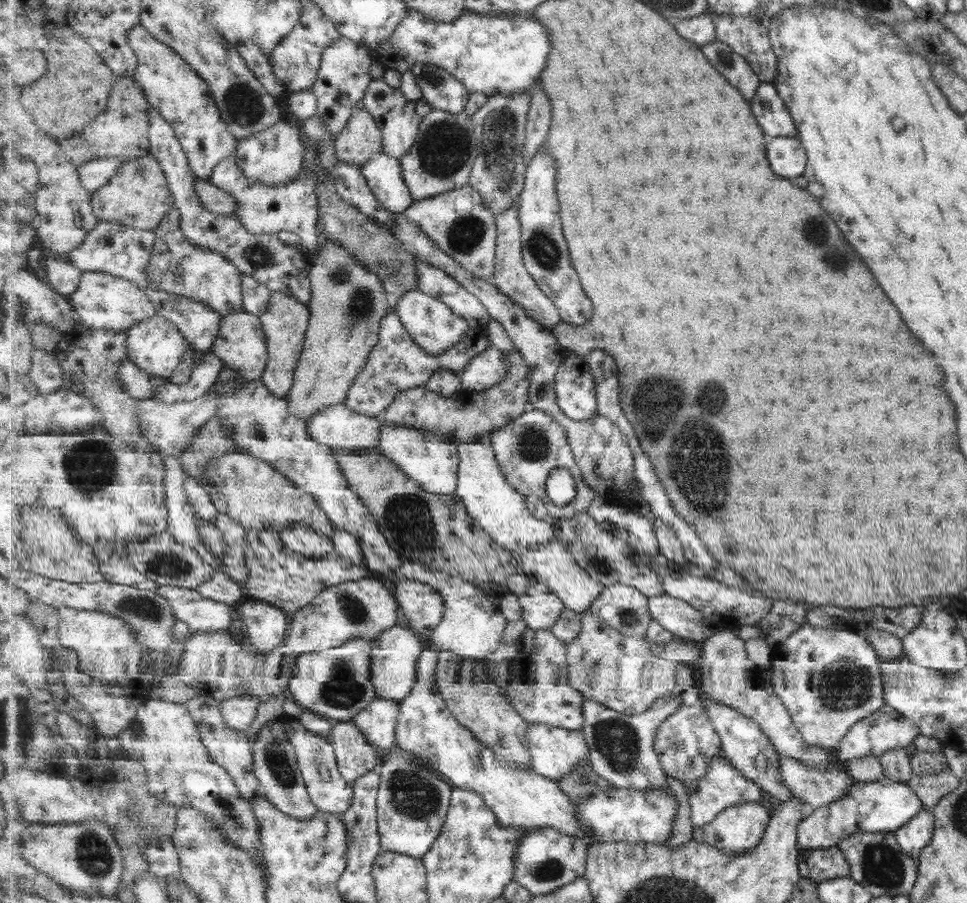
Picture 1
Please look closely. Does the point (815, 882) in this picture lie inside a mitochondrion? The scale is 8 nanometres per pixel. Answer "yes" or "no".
no

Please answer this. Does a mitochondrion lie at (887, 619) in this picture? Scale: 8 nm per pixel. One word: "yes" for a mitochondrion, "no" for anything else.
no

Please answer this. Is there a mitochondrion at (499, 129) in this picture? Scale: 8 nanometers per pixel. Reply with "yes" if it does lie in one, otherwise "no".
yes

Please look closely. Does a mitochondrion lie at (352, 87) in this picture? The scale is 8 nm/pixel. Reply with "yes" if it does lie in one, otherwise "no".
no

